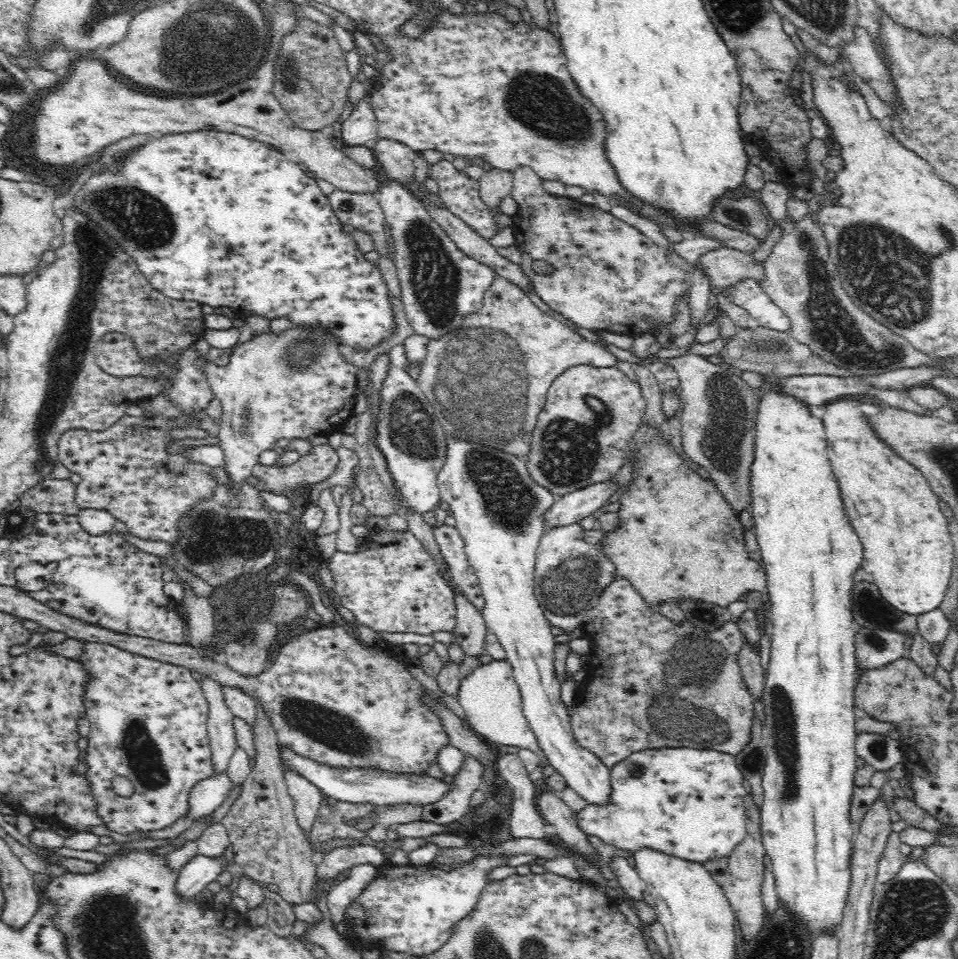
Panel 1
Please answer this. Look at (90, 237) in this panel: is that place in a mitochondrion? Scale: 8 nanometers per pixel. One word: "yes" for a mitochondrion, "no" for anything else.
yes

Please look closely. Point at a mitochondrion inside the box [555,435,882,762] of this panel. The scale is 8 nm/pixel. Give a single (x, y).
(681, 707)

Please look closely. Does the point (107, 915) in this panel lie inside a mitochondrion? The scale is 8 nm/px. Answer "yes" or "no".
yes

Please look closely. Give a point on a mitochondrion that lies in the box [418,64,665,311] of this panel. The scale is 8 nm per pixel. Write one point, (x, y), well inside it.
(570, 124)

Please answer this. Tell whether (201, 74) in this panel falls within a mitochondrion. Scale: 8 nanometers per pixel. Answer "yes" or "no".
yes

